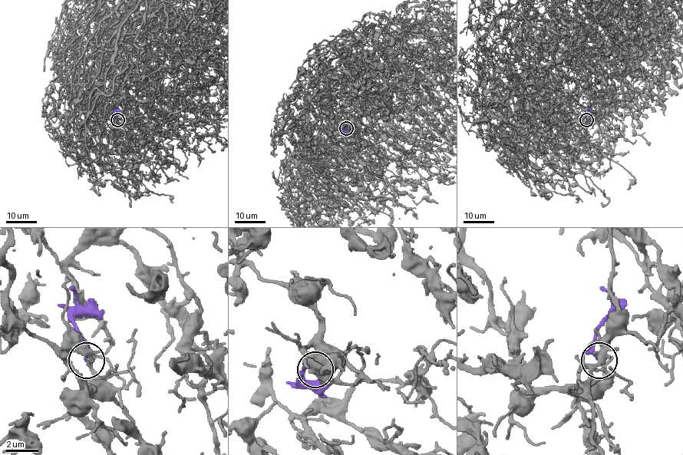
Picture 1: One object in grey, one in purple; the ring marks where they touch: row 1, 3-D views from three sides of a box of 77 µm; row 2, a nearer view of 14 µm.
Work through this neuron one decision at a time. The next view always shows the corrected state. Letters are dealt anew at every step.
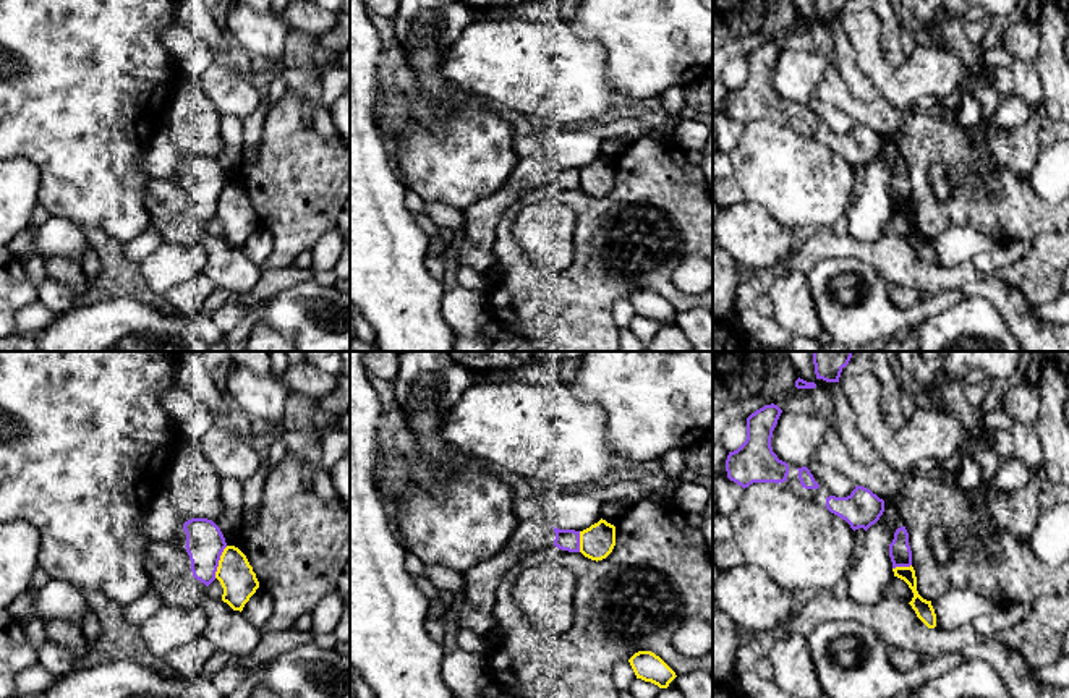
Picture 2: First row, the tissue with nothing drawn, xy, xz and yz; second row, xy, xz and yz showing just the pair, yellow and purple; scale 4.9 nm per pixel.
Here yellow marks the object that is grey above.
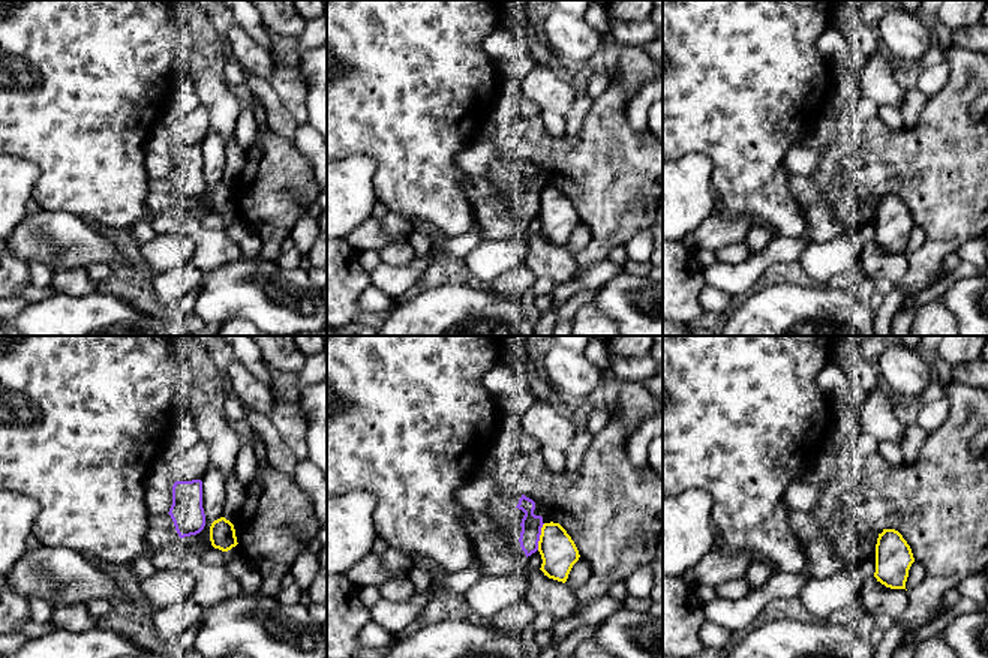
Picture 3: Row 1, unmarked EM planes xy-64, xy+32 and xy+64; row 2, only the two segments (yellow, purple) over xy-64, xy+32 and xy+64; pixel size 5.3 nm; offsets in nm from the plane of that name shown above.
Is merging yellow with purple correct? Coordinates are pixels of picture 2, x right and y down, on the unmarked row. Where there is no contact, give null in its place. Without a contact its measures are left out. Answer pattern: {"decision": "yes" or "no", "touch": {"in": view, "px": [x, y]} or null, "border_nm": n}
{"decision": "no", "touch": {"in": "xy", "px": [219, 200]}, "border_nm": 170}

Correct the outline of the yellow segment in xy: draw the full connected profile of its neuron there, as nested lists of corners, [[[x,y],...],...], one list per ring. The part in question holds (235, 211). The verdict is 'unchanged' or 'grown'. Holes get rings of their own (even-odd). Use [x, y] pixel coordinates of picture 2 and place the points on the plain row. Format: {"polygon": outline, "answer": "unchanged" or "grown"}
{"polygon": [[[235,183],[224,186],[215,215],[224,225],[222,238],[240,249],[259,225],[259,219],[246,193]]], "answer": "unchanged"}

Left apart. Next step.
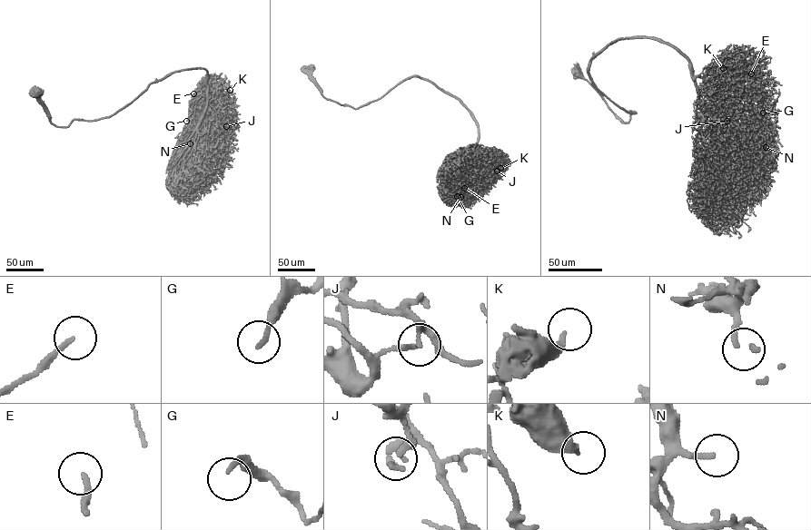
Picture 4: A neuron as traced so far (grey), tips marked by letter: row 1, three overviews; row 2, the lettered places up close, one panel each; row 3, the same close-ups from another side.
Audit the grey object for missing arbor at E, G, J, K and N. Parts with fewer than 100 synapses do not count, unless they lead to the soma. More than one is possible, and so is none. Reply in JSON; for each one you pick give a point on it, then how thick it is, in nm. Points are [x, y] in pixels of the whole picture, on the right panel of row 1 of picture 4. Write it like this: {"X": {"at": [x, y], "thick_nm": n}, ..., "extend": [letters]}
{"E": {"at": [751, 73], "thick_nm": 160}, "N": {"at": [766, 147], "thick_nm": 180}, "extend": ["E", "N"]}

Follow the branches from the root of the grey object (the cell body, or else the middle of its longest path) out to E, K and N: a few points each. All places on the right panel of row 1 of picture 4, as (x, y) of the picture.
E: (577, 73), (622, 122), (636, 112), (588, 73), (616, 40), (668, 42), (693, 79), (742, 83), (751, 73)
K: (577, 73), (628, 122), (636, 112), (588, 73), (610, 43), (668, 42), (705, 85), (723, 68)
N: (577, 73), (628, 122), (636, 112), (595, 85), (589, 63), (616, 40), (668, 42), (711, 120), (766, 147)

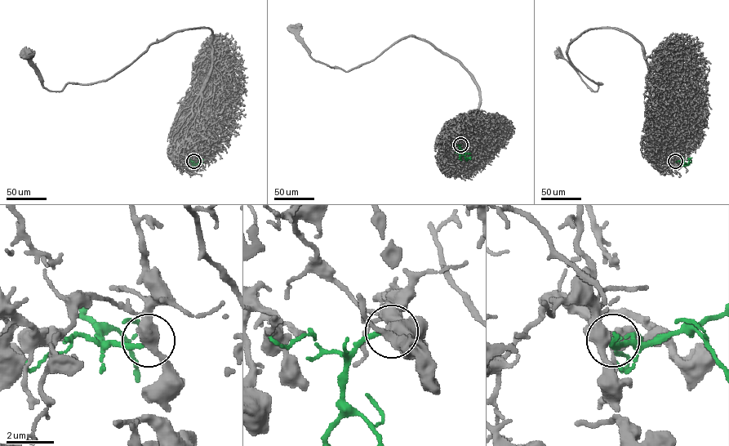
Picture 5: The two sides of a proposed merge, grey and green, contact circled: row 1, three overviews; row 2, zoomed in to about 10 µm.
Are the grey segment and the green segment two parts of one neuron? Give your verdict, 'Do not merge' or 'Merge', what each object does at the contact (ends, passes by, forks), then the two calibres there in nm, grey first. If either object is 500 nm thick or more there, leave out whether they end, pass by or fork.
Do not merge. At the ring grey forks. At the ring green ends. Thickness 360 nm (grey) against 240 nm

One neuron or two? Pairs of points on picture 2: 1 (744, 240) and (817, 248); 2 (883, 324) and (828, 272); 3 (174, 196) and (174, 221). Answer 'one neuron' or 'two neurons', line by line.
1: two neurons
2: one neuron
3: one neuron

